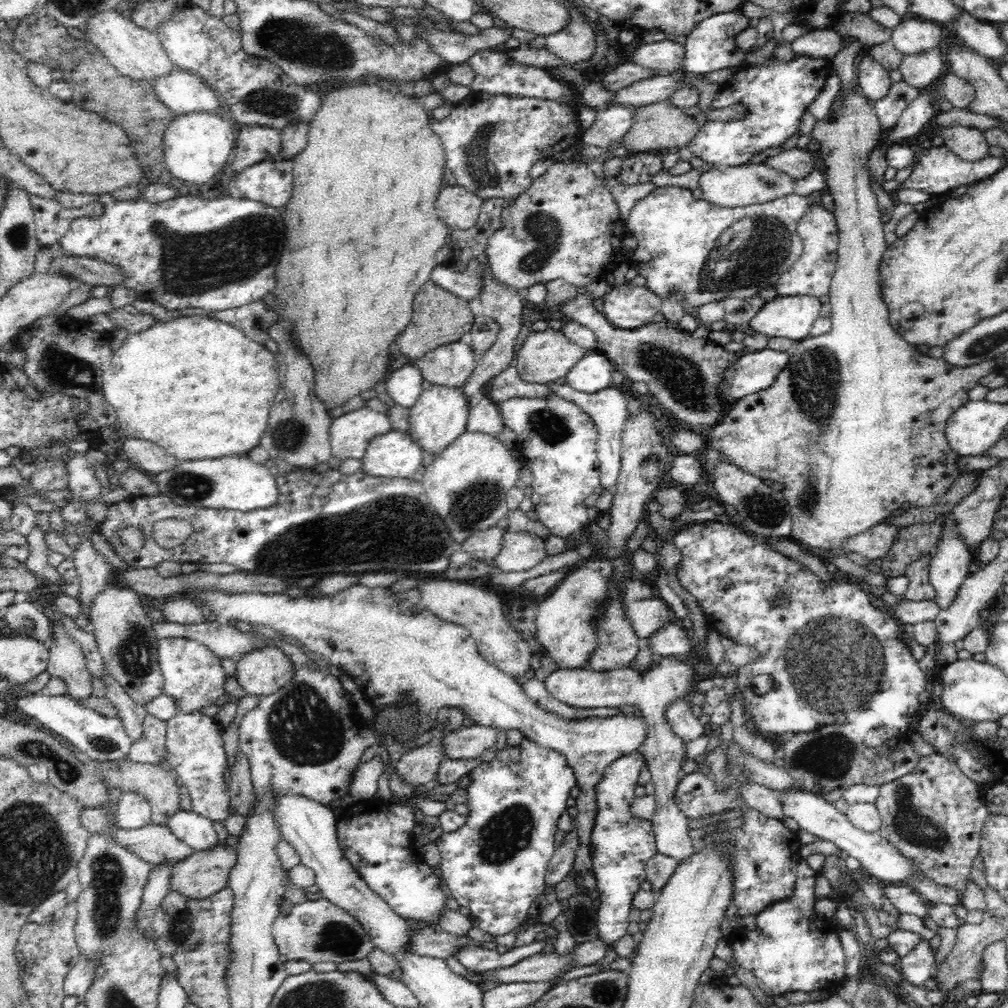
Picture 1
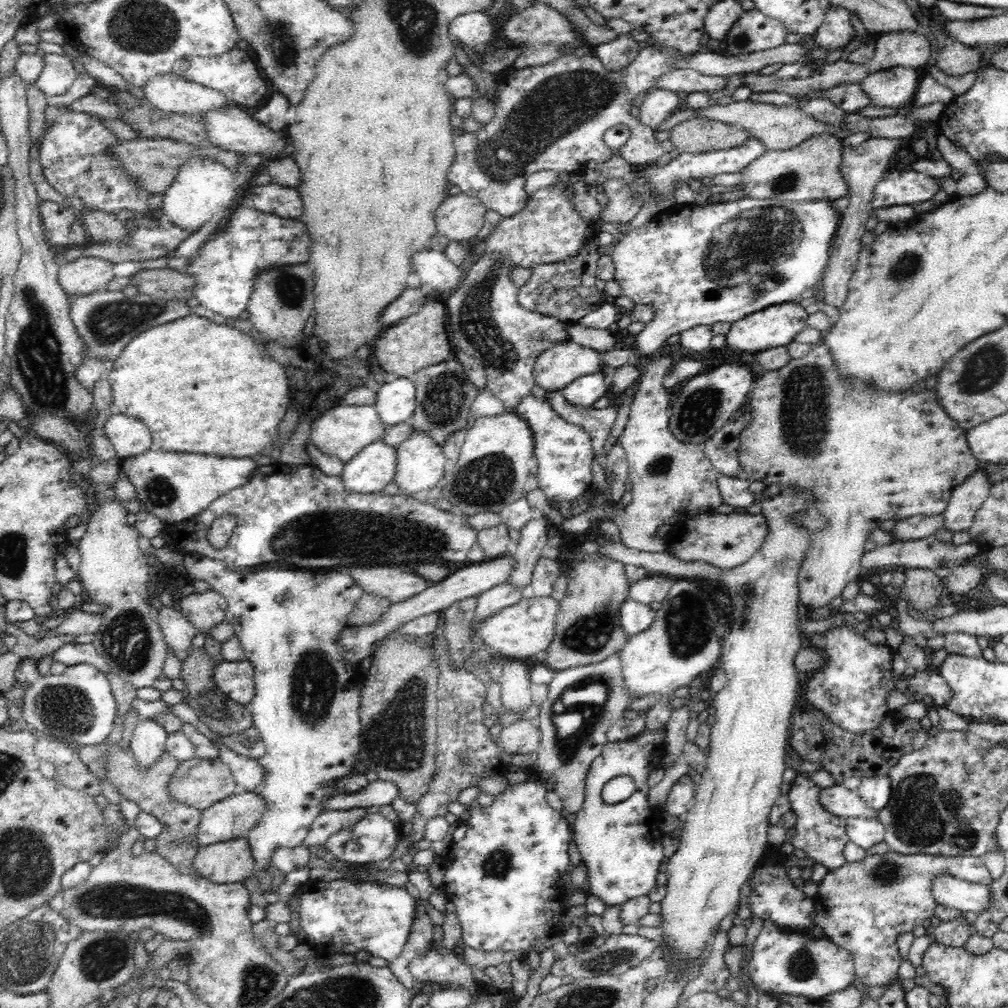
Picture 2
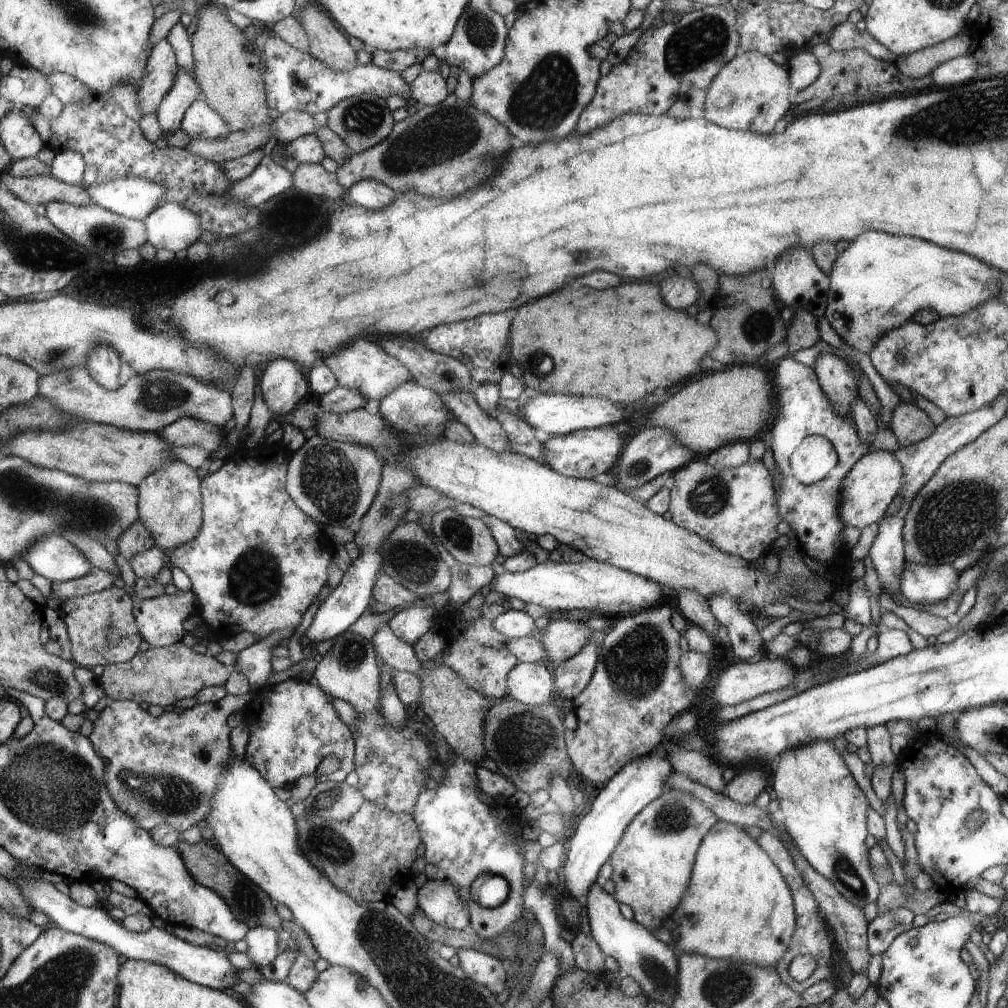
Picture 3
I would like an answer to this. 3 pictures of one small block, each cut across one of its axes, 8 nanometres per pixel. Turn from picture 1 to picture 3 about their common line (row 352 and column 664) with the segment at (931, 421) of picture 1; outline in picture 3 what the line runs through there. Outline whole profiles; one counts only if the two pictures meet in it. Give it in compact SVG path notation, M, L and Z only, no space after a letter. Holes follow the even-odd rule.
M682 789L665 790L658 798L644 807L634 820L628 824L623 832L615 851L611 854L609 861L613 866L612 880L615 884L614 897L625 904L631 917L641 925L654 929L661 926L664 920L670 920L671 915L678 908L682 897L690 884L695 854L702 839L712 831L715 824L719 822L716 812L705 805L698 797Z

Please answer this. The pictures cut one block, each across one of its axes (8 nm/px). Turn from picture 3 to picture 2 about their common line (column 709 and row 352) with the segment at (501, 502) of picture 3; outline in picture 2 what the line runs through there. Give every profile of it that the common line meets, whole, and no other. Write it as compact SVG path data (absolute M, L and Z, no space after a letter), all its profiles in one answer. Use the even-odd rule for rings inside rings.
M575 342L553 344L536 357L535 384L546 391L561 391L573 380L600 371L599 352Z

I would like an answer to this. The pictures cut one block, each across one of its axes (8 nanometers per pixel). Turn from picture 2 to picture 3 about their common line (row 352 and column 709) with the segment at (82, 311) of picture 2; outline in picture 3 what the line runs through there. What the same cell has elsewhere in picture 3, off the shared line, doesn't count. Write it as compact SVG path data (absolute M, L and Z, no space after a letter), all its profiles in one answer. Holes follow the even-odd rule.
M748 51L735 56L726 64L707 88L704 118L714 124L740 131L770 134L774 124L788 113L788 92L790 80L786 66L776 64L764 53Z

